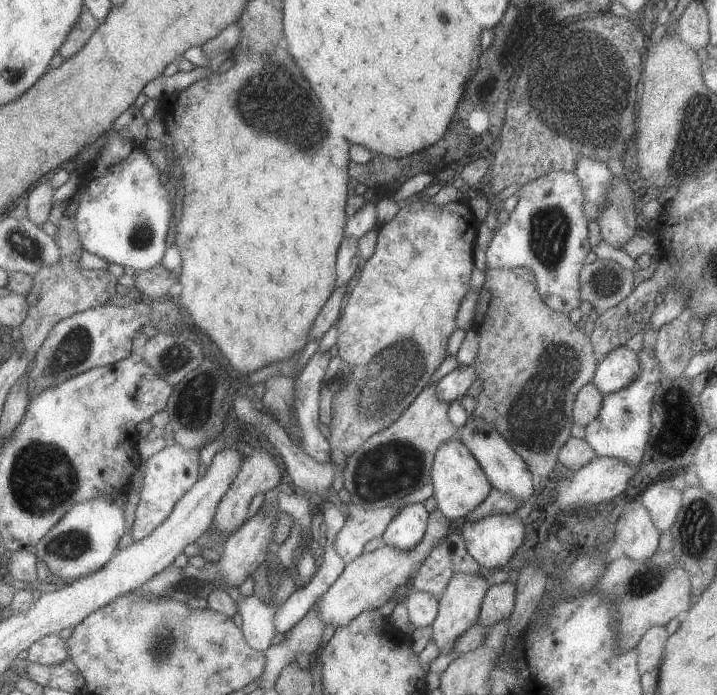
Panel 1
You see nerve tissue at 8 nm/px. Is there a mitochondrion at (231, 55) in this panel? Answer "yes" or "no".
no

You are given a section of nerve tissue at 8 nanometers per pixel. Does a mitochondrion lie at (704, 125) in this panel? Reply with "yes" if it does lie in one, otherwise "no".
yes

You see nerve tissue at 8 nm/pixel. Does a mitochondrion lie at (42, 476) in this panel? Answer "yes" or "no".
yes

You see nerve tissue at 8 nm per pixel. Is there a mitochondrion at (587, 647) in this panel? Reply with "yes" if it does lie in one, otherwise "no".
no

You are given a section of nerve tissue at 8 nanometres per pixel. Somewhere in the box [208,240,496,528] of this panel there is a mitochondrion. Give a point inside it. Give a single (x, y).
(382, 386)

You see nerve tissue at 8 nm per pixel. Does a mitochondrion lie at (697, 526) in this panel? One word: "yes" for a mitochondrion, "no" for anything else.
yes

